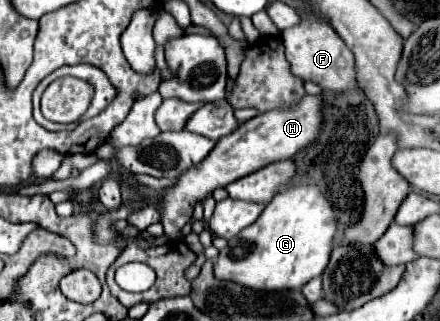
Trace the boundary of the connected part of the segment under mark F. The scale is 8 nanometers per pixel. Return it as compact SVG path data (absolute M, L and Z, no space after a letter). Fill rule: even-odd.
M301 16L301 24L297 28L289 28L283 32L285 56L291 64L291 74L319 84L323 90L331 92L351 92L359 90L355 58L339 40L339 36L329 28L329 24L321 24L321 20L313 20L313 16Z

